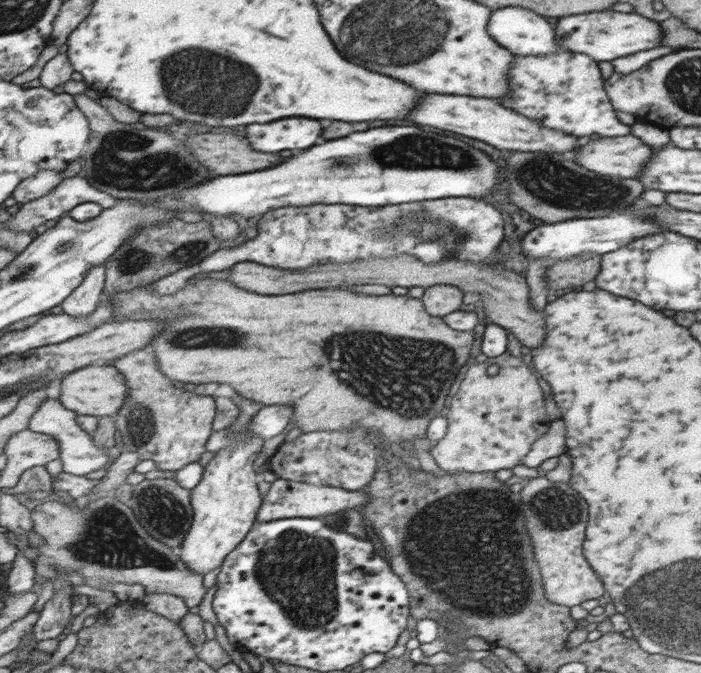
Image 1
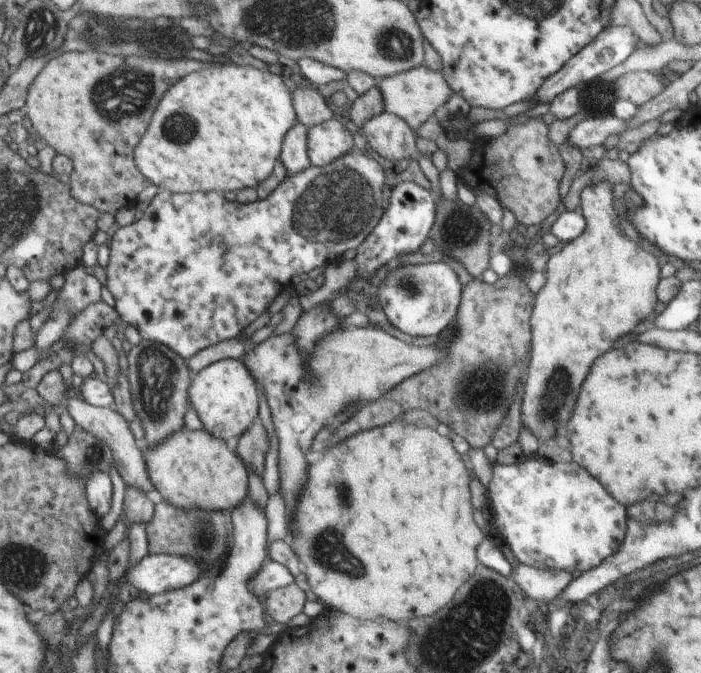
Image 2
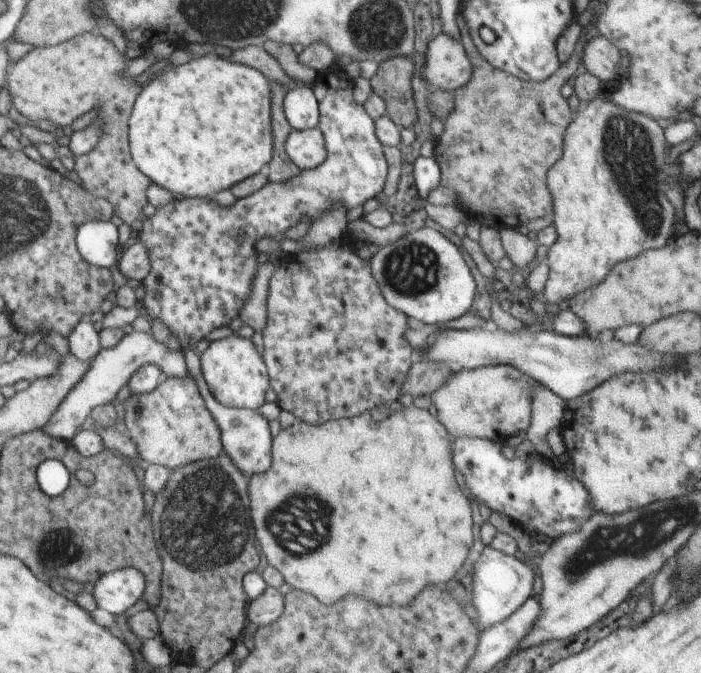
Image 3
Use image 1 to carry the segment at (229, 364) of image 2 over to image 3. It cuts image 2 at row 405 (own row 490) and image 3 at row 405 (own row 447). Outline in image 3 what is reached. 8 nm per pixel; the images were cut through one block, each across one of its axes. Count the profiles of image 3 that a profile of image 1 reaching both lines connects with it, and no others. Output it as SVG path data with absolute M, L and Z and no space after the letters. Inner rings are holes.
M232 334L222 340L211 342L200 356L200 363L202 376L212 396L220 405L256 411L265 404L266 392L271 388L270 378L263 358L258 354L252 340Z

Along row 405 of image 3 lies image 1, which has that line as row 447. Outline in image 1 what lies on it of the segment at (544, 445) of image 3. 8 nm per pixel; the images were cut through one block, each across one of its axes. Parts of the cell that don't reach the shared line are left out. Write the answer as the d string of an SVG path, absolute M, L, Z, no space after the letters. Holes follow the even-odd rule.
M561 419L553 421L550 430L533 443L532 449L523 457L520 465L538 468L545 460L560 457L567 451L565 429L565 423Z

